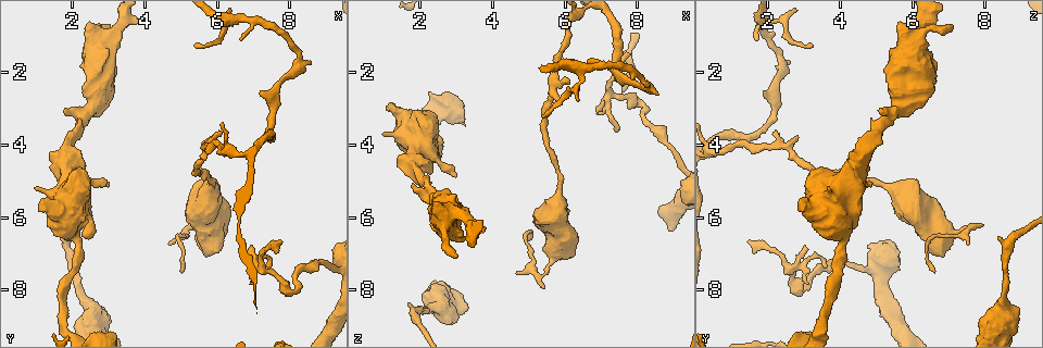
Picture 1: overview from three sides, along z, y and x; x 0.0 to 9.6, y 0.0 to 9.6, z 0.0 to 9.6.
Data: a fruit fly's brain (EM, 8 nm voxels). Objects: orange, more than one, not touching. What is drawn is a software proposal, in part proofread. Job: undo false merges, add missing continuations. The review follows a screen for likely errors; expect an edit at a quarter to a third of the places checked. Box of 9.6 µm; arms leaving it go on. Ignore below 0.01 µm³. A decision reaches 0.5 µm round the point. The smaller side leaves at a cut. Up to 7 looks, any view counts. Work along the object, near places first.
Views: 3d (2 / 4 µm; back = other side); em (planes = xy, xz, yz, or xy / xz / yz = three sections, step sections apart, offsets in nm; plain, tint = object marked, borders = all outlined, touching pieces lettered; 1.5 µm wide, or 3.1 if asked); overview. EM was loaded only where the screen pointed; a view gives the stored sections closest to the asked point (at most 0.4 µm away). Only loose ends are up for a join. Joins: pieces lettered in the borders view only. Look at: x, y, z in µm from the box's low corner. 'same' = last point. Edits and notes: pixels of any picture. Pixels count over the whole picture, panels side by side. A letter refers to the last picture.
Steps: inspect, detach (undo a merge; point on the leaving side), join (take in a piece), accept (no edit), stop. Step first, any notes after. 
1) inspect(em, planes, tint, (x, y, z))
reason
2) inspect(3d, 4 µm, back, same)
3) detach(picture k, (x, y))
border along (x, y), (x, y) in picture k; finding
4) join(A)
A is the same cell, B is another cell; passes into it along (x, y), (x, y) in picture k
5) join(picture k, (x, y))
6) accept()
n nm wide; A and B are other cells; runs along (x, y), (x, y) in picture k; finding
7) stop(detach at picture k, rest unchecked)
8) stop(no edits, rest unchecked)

inspect(em, planes, borders, (6.95, 6.75, 3.00))
thin end

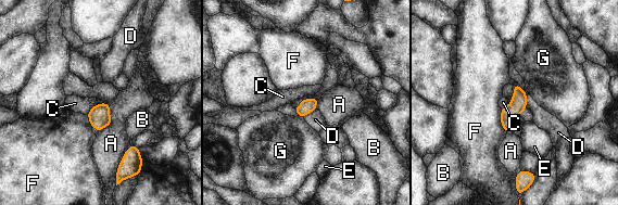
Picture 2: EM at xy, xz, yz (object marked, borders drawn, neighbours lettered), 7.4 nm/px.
accept()
110 nm wide; A, B, C, D, E, F and G are other cells; runs along (516, 87), (517, 105), (506, 128) in picture 2; no lettered piece goes on from it

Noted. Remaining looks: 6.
inspect(em, planes, borders, (1.10, 5.65, 2.90))
an open end

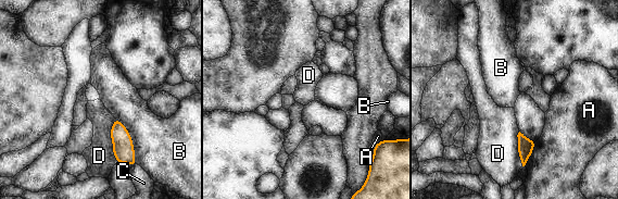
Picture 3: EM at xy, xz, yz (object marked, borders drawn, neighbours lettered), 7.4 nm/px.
accept()
A, B, C and D are other cells; border along (114, 119), (111, 142), (117, 162) in picture 3; none of them fits

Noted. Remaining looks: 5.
inspect(3d, 4 µm, (2.45, 0.60, 5.65))
stops while still wide

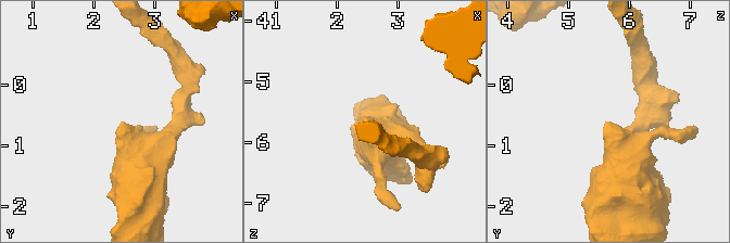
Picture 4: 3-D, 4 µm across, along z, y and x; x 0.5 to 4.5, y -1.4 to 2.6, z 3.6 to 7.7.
inspect(em, xz, step 4, borders, (2.50, 0.60, 5.60))
now the EM

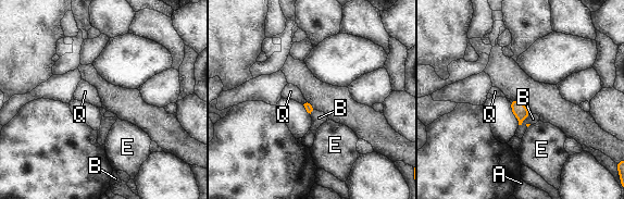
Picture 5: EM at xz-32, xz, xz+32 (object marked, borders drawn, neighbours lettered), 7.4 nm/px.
inspect(em, planes, borders, same)
cut it another way

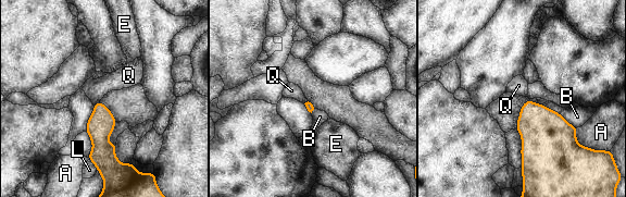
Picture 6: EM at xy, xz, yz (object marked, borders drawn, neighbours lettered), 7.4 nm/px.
accept()
B touches over 300 nm; A, B, E, L and Q are other cells; border along (99, 100), (94, 106) in picture 6; no lettered piece goes on from it

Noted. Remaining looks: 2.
stop(no edits, rest unchecked)

